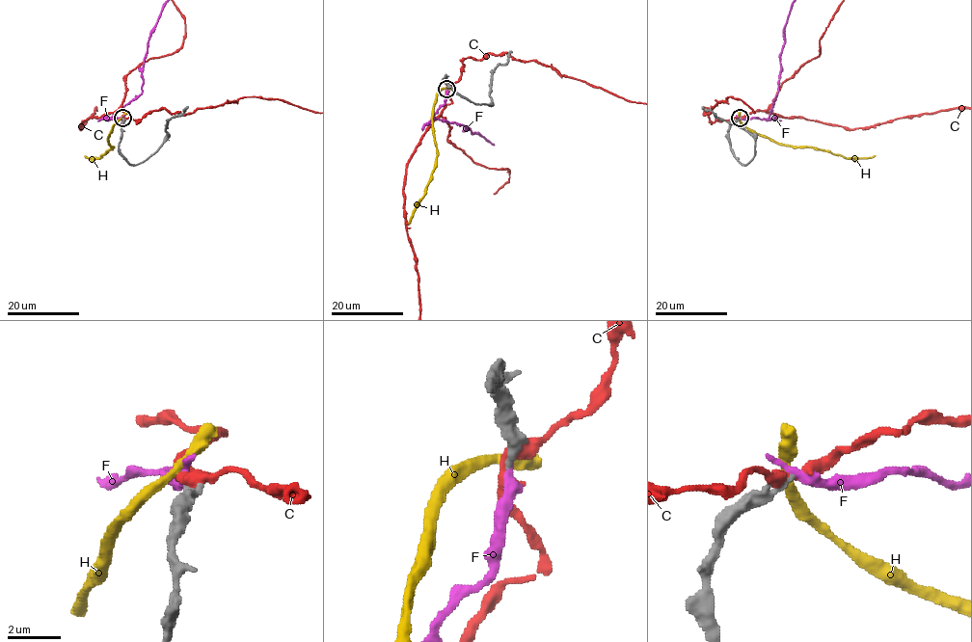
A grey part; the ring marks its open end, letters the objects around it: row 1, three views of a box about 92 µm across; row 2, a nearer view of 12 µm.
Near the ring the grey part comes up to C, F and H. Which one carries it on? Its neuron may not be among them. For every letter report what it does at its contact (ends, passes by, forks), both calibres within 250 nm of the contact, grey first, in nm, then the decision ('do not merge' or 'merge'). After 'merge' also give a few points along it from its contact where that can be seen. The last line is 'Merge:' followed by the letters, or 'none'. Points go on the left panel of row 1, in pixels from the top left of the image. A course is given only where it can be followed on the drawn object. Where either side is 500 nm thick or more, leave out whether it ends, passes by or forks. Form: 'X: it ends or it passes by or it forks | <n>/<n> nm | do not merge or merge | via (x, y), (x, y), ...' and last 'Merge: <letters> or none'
C: it passes by | 400/400 nm | do not merge
F: it passes by | 260/280 nm | do not merge
H: it passes by | 260/320 nm | do not merge
Merge: none

